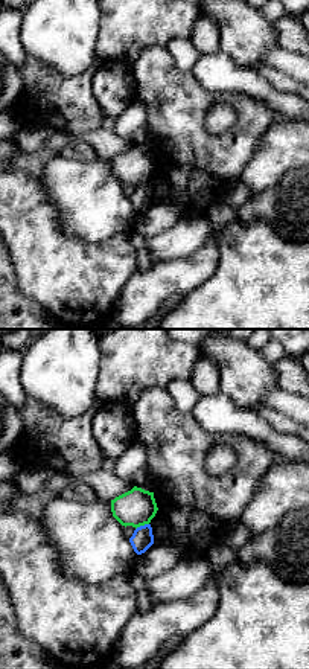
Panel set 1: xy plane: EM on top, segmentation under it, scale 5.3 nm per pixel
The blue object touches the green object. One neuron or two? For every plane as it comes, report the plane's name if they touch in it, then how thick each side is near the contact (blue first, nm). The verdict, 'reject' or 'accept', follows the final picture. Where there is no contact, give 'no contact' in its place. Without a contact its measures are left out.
contact in xy; calibres 120 and 200 nm

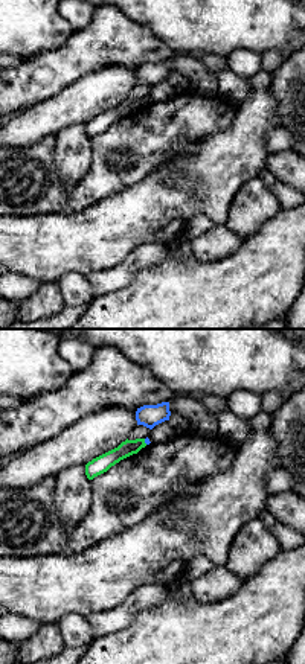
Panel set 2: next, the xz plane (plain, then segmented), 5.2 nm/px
contact in xz; calibres 30 and 90 nm

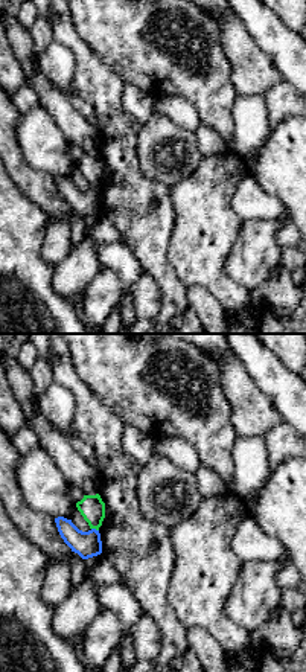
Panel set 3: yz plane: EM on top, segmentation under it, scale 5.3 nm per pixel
contact in yz; calibres 140 and 140 nm

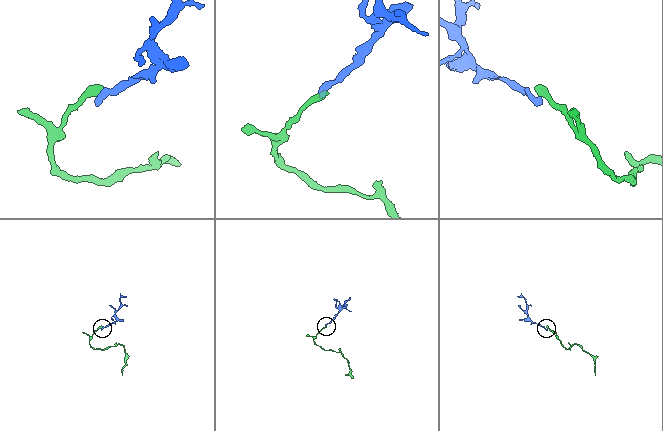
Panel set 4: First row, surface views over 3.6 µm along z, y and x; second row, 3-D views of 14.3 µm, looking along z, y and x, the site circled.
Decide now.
reject

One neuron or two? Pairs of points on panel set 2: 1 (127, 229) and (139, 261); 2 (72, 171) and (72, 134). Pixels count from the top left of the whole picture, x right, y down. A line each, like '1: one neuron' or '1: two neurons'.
1: two neurons
2: one neuron

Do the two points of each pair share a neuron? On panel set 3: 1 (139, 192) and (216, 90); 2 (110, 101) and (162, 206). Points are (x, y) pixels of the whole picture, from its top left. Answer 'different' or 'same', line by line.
1: different
2: same

